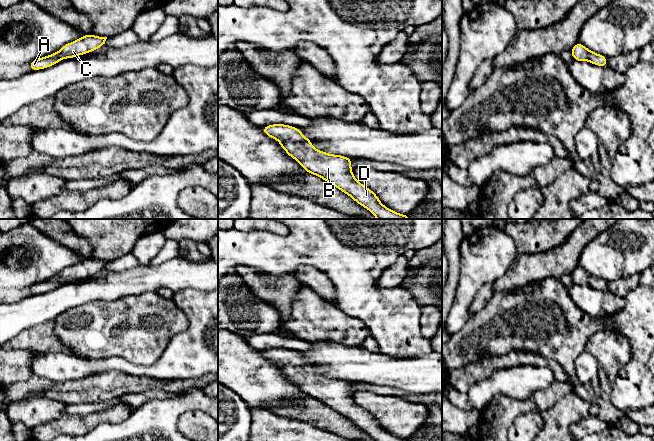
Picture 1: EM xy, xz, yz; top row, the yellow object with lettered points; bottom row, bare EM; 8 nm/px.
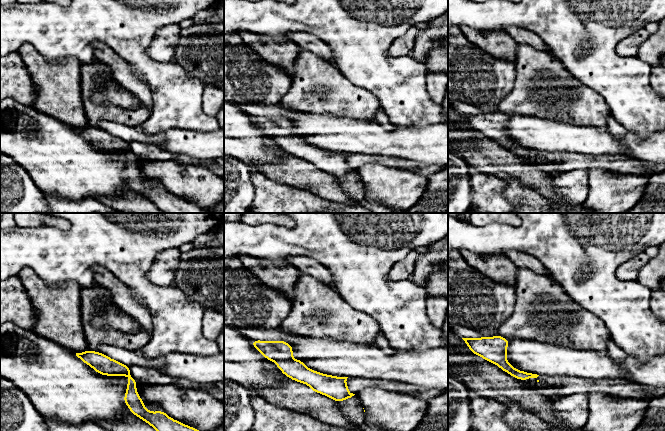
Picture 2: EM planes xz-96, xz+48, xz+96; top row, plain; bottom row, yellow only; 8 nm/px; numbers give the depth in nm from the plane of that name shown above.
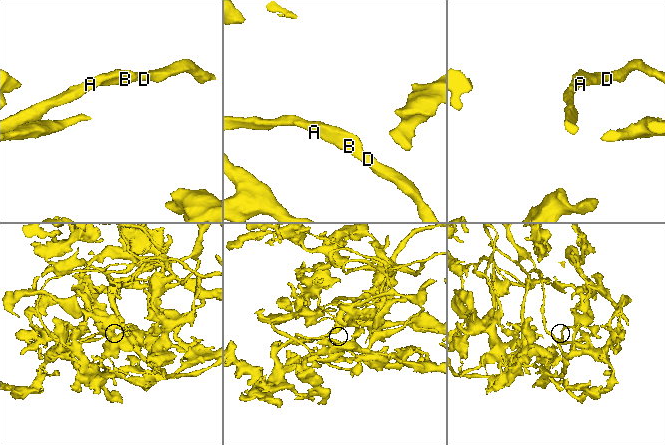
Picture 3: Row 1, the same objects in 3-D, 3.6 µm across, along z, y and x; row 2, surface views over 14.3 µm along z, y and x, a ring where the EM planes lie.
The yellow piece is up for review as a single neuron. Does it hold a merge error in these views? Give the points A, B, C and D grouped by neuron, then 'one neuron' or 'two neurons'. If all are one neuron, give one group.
A B C D; one neuron

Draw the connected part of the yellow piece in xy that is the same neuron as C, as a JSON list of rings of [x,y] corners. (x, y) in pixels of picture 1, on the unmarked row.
[[[91,257],[65,268],[58,276],[52,277],[29,287],[31,295],[44,293],[55,289],[62,283],[74,282],[79,279],[87,278],[104,270],[107,261],[94,260]]]

